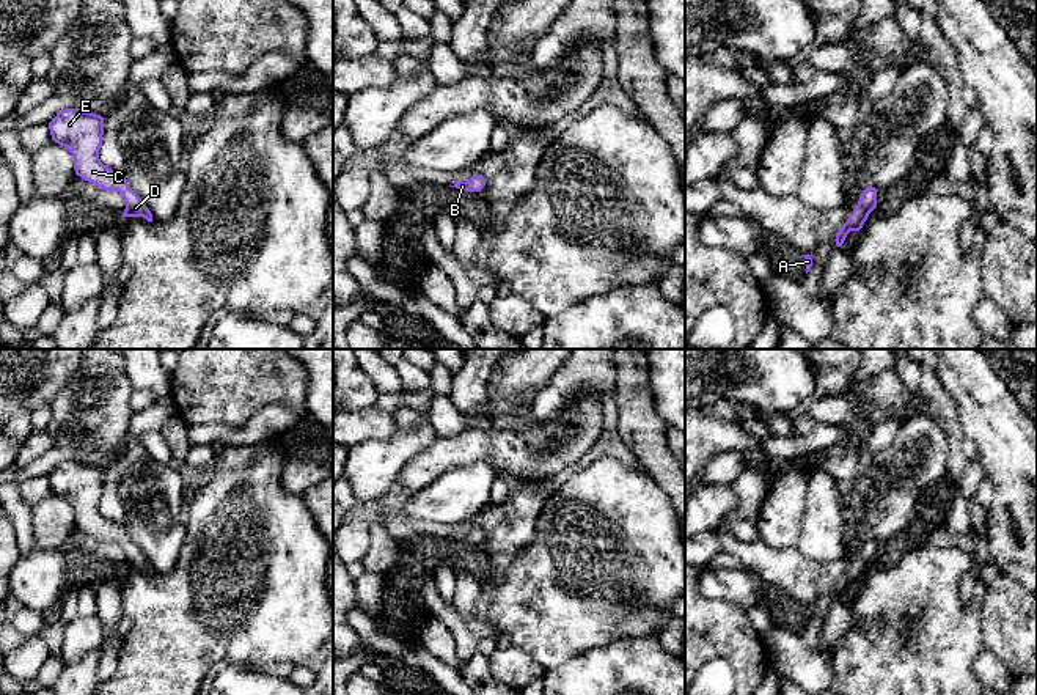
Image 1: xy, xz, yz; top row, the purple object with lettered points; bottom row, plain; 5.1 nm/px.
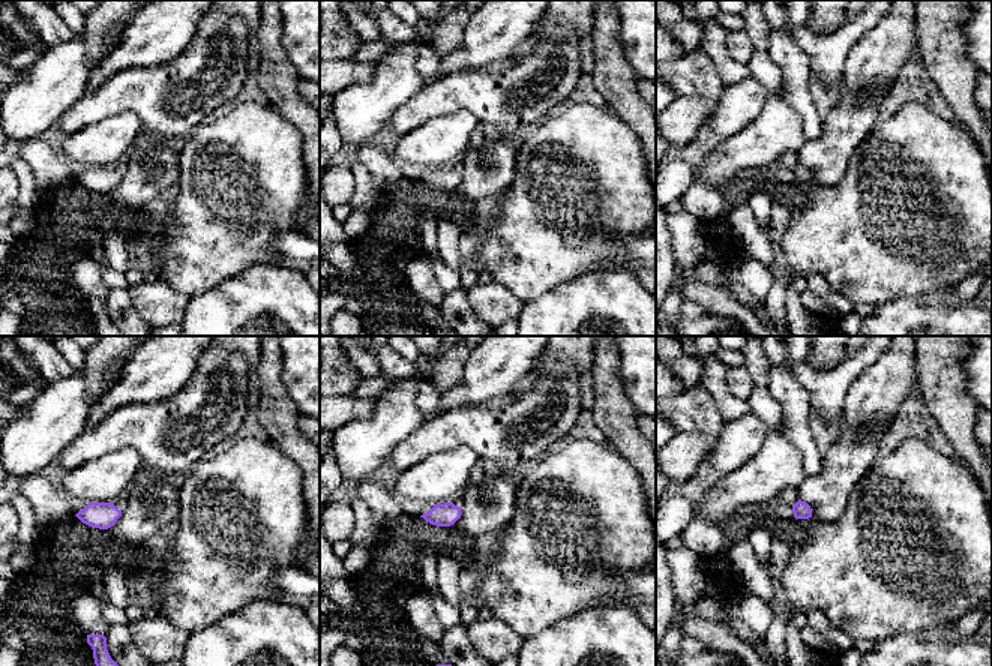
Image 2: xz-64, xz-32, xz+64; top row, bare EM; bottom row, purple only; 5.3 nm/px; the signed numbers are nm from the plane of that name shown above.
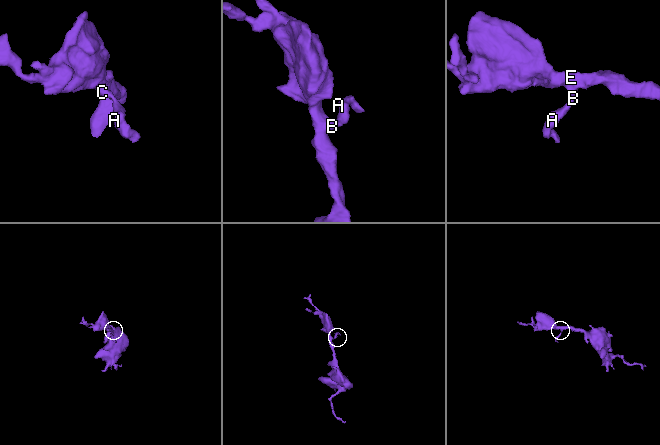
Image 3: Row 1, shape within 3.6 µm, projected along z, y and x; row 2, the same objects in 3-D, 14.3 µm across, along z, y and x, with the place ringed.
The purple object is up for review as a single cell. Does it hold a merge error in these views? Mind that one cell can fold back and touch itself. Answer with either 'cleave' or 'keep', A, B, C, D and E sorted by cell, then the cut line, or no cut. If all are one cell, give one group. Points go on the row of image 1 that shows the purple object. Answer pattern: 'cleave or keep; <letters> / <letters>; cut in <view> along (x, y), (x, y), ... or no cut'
keep; A B C D E; no cut

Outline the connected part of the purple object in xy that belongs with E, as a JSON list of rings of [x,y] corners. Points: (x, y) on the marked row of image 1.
[[[64,108],[49,123],[52,140],[74,157],[75,175],[104,190],[123,195],[126,209],[121,217],[143,217],[152,222],[151,211],[129,187],[127,179],[99,159],[104,135],[104,118],[80,108]]]

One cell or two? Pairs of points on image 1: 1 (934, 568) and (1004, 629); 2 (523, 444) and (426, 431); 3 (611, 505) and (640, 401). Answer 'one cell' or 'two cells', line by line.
1: two cells
2: two cells
3: two cells

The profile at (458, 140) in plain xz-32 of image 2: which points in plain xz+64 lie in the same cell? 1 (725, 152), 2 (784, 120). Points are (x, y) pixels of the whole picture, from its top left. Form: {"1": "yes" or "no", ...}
{"1": "yes", "2": "yes"}

